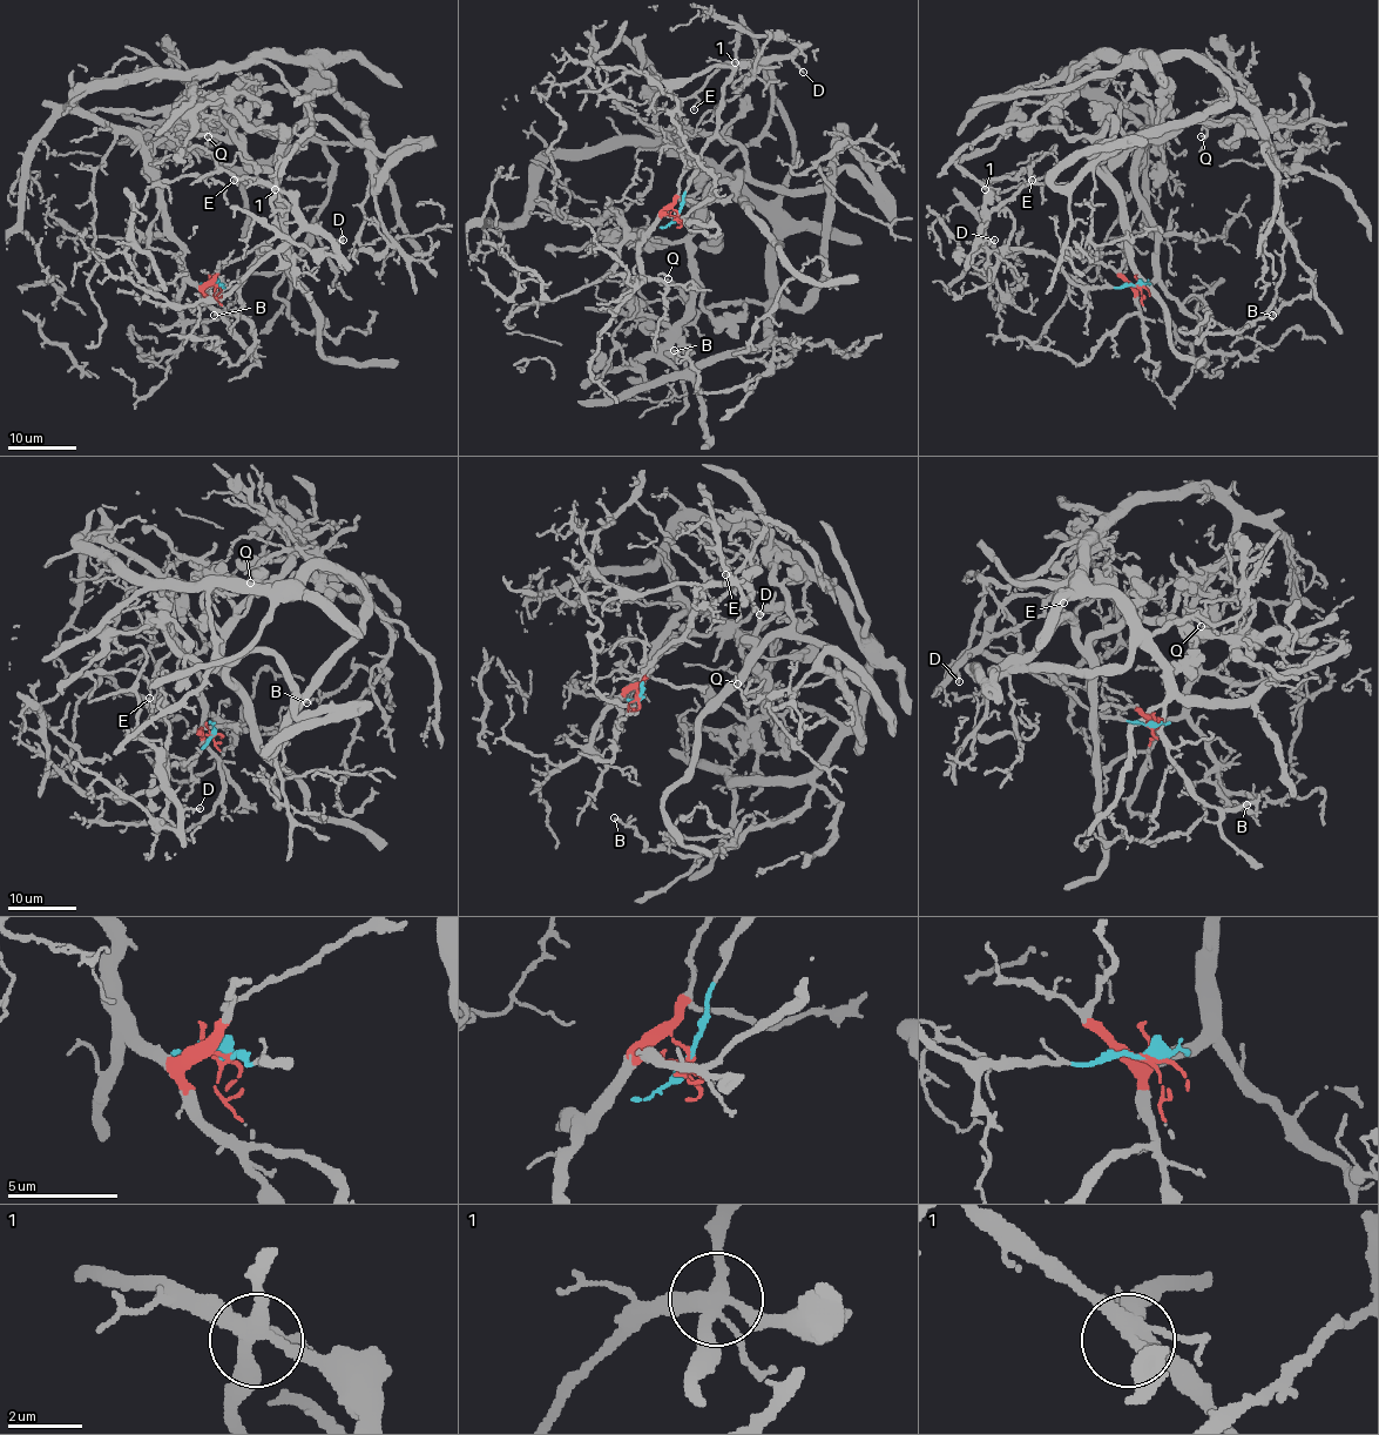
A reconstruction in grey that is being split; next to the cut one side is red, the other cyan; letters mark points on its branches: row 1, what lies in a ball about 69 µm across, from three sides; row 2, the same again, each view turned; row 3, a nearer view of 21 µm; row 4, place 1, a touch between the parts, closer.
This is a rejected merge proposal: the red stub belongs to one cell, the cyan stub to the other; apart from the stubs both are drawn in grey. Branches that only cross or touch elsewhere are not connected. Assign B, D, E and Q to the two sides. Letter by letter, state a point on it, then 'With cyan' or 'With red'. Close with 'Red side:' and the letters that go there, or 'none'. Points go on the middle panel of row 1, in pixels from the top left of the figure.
B: Place: (674, 350). With red
D: Place: (803, 72). With cyan
E: Place: (694, 109). With cyan
Q: Place: (668, 278). With red
Red side: B, Q

